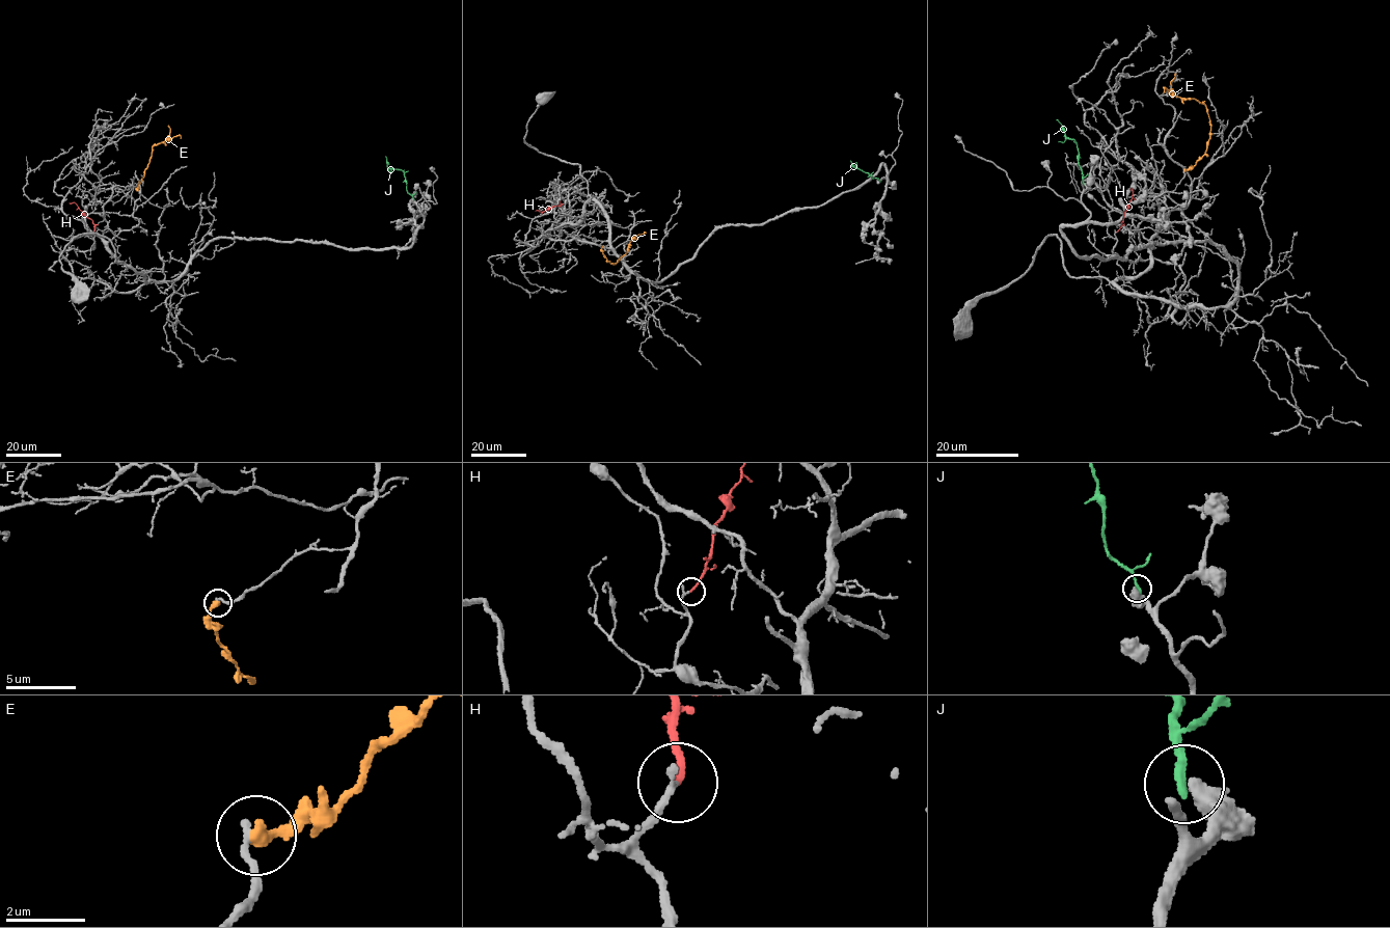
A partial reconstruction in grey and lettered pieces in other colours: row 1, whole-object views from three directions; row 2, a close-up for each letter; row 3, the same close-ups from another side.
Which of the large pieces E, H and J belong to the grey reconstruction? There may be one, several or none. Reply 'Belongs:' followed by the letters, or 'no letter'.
Belongs: H

